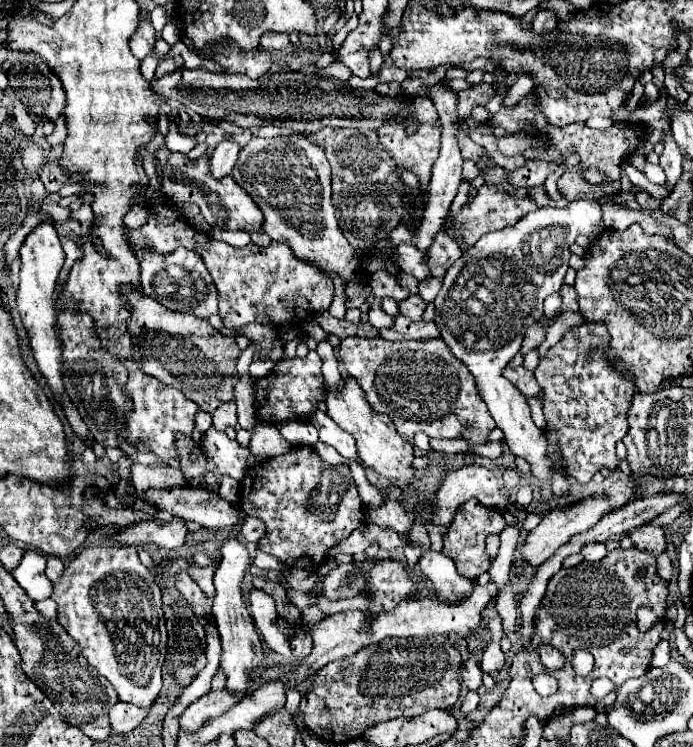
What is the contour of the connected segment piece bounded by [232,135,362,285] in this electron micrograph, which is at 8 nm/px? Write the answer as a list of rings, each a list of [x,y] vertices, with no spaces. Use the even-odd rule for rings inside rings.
[[[296,135],[276,139],[254,137],[240,151],[232,177],[264,213],[264,231],[272,241],[286,243],[294,257],[318,267],[330,279],[340,277],[344,285],[358,277],[356,271],[360,269],[362,255],[350,247],[338,227],[330,201],[330,165],[324,149]]]

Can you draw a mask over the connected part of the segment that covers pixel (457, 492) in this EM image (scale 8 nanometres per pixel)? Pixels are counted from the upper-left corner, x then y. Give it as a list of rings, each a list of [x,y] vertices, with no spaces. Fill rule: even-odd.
[[[462,467],[450,473],[443,481],[437,502],[432,505],[432,522],[435,525],[451,523],[455,511],[471,498],[484,507],[508,505],[508,499],[500,493],[498,479],[484,467]]]

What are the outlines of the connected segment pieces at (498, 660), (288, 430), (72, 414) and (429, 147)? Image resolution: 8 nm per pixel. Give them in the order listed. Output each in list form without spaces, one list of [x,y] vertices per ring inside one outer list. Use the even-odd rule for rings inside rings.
[[[490,639],[490,645],[486,647],[486,653],[482,655],[482,661],[480,661],[480,669],[482,673],[494,673],[494,671],[500,671],[502,667],[504,667],[504,653],[500,649],[500,641]]]
[[[290,421],[288,425],[280,425],[278,431],[294,447],[298,447],[298,445],[310,445],[312,447],[314,443],[318,443],[318,431],[310,423],[304,423],[304,421],[302,423]]]
[[[40,225],[40,229],[36,229],[36,233],[28,235],[28,241],[24,241],[22,249],[20,249],[20,289],[18,289],[18,311],[22,317],[22,323],[28,331],[30,337],[30,347],[34,351],[34,359],[38,363],[40,373],[46,377],[48,387],[54,395],[54,399],[60,403],[68,423],[72,425],[74,433],[84,439],[84,443],[90,443],[90,433],[86,423],[82,421],[82,417],[76,411],[76,405],[70,401],[66,389],[64,389],[64,381],[62,381],[62,345],[58,339],[58,331],[56,331],[56,305],[54,305],[54,291],[56,291],[56,279],[58,273],[64,265],[64,251],[58,239],[58,233],[54,229],[54,225]]]
[[[410,99],[408,103],[412,105],[412,111],[418,113],[418,123],[416,125],[404,125],[400,121],[384,123],[378,129],[378,137],[380,137],[382,145],[392,153],[396,165],[416,173],[420,177],[420,181],[422,181],[420,189],[428,189],[430,169],[432,169],[432,165],[434,165],[436,157],[438,157],[438,151],[440,151],[440,131],[442,131],[442,125],[440,125],[440,117],[436,113],[436,107],[434,107],[434,103],[430,99]],[[408,127],[416,127],[416,133],[408,133]]]

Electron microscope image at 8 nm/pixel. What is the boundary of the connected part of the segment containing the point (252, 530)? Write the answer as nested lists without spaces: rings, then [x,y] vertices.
[[[246,517],[244,523],[242,523],[242,527],[240,527],[240,531],[242,531],[242,535],[244,535],[246,541],[258,543],[266,535],[266,525],[258,517]]]

